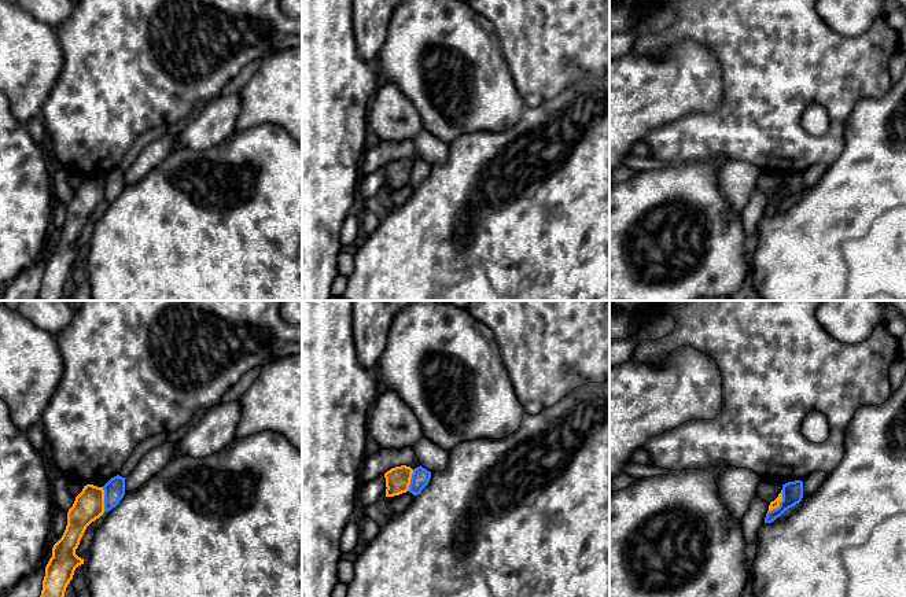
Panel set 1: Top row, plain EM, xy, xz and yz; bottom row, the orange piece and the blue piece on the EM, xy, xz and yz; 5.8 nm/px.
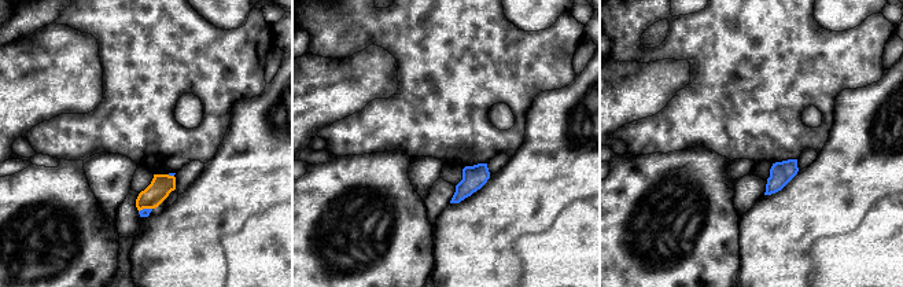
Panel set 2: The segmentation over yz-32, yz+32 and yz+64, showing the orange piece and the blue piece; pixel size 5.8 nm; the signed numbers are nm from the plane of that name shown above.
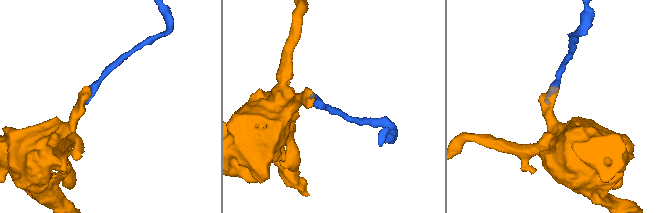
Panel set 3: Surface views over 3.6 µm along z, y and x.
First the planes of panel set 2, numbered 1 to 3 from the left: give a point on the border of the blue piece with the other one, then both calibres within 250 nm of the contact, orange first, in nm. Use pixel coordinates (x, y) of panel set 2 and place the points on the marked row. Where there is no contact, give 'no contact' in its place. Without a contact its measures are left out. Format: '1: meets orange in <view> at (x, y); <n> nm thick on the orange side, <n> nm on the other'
1: meets orange in yz-32 at (144, 208); 130 nm thick on the orange side, 50 nm on the other
2: no contact
3: no contact

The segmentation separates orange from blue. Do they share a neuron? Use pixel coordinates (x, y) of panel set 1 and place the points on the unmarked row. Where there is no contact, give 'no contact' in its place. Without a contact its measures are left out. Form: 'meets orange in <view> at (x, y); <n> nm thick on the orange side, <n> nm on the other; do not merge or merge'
meets orange in yz at (779, 196); 50 nm thick on the orange side, 130 nm on the other; do not merge

